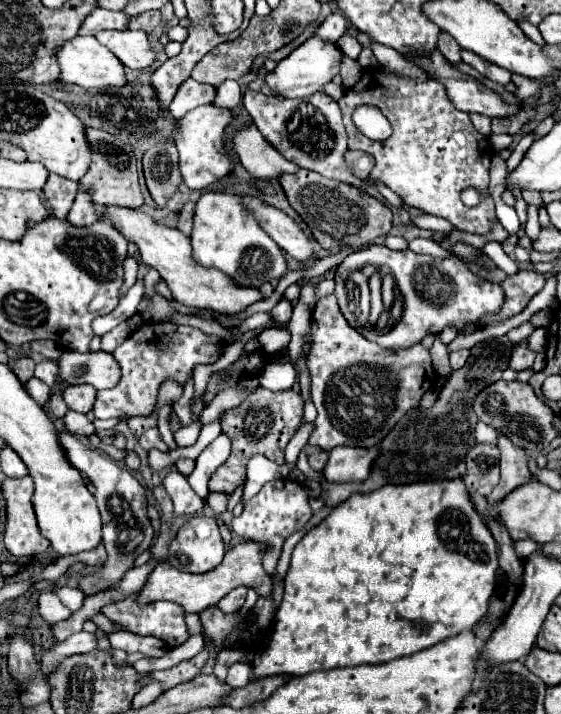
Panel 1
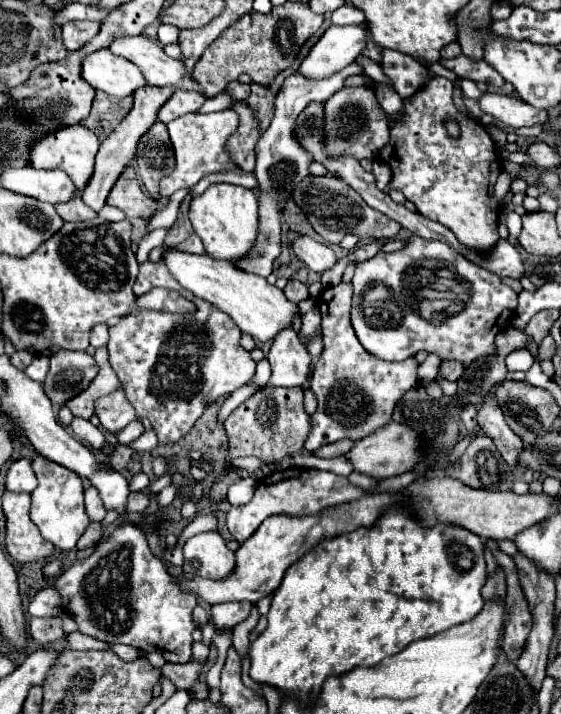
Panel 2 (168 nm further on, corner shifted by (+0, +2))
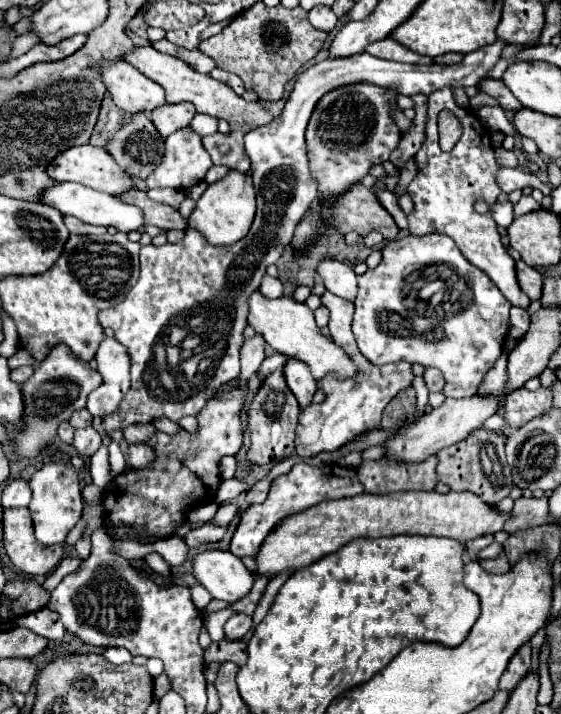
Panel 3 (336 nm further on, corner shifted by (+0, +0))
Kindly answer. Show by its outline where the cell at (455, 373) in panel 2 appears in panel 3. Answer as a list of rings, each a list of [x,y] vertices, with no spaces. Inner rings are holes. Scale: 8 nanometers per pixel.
[[[425,368],[423,378],[429,392],[443,392],[445,380],[441,380],[441,372],[437,372],[437,368]]]

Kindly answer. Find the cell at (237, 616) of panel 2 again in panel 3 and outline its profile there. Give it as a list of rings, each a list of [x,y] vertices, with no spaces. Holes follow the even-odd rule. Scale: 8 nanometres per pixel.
[[[233,614],[227,622],[225,622],[225,638],[227,640],[243,640],[243,636],[251,630],[253,626],[253,620],[245,614]]]

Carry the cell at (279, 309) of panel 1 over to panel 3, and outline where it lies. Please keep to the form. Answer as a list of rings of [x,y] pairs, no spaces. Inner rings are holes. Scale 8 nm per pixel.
[[[287,360],[283,372],[285,372],[285,380],[289,388],[293,390],[299,406],[307,408],[317,390],[313,376],[309,376],[309,368],[305,368],[305,364],[301,364],[299,360]]]

